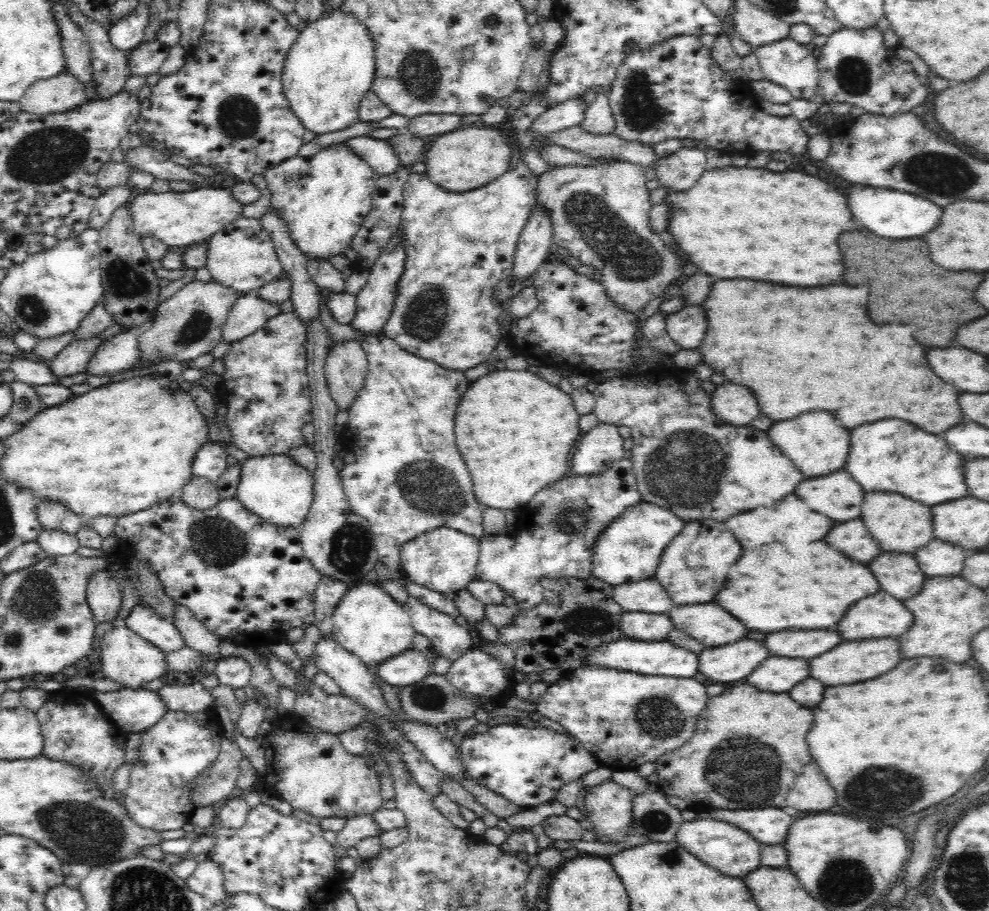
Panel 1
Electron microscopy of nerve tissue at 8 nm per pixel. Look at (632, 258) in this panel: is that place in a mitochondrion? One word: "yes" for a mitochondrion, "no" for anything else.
yes

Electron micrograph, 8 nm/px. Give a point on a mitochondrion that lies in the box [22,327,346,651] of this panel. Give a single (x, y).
(219, 544)

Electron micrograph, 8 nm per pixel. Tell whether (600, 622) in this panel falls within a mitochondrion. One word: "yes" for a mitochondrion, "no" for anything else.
yes

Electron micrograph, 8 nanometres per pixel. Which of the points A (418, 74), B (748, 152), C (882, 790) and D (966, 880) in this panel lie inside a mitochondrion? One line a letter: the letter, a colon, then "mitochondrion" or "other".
A: mitochondrion
B: other
C: mitochondrion
D: mitochondrion

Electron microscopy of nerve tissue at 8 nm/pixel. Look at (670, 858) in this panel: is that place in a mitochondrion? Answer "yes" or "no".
yes

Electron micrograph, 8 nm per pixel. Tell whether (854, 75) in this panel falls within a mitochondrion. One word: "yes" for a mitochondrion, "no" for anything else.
yes

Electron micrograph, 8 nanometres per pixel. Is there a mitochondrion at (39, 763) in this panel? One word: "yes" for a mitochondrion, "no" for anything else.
no

